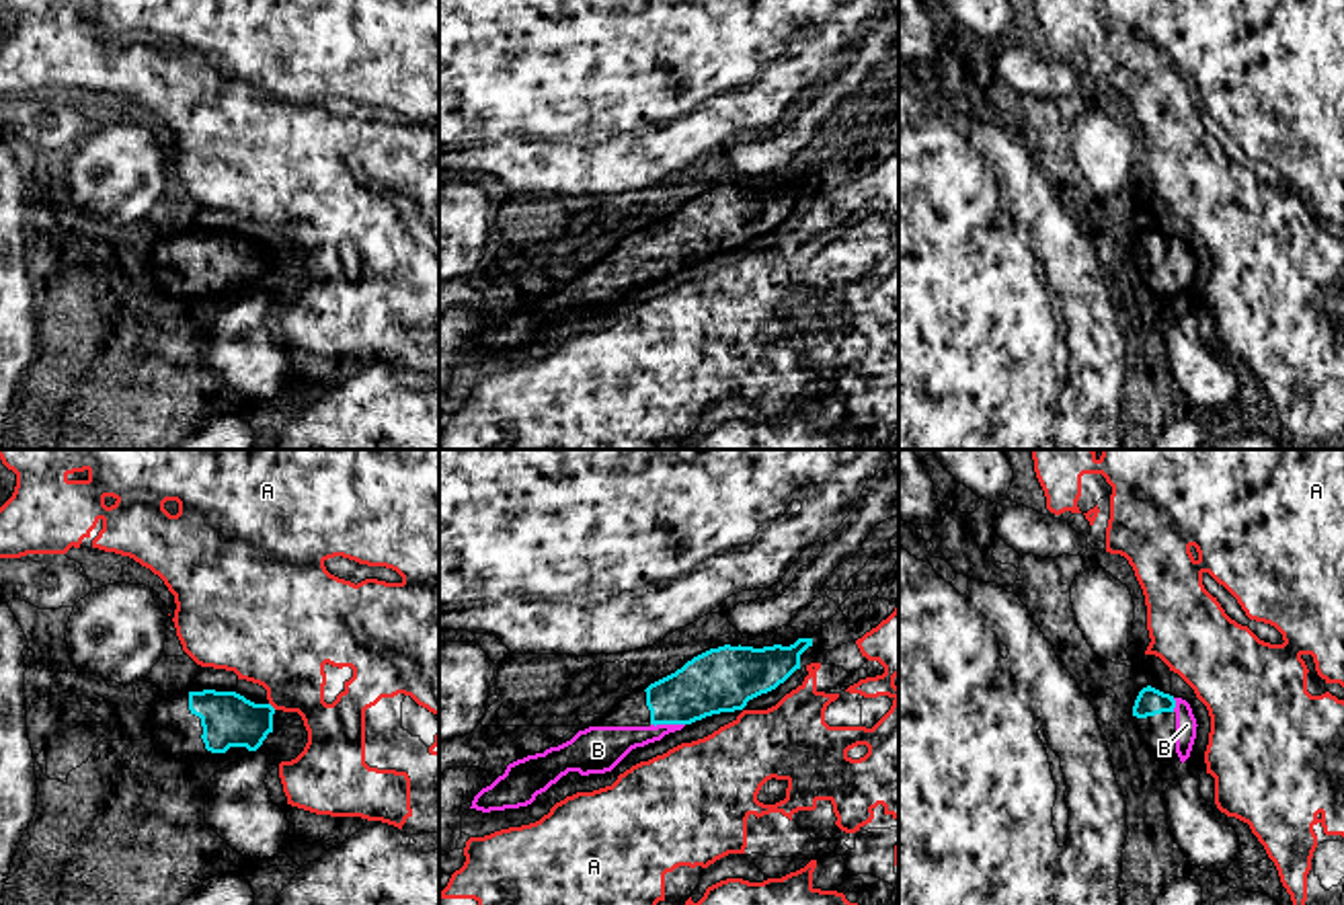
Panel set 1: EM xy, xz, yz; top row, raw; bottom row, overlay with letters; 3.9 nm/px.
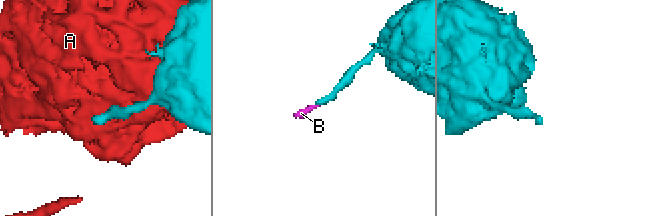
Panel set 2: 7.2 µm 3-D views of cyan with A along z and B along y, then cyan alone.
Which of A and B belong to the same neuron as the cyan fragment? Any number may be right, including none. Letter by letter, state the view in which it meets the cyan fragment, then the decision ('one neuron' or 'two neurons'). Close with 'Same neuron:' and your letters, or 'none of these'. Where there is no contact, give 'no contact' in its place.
A: contact in xy; two neurons
B: contact in xz; one neuron
Same neuron: B

